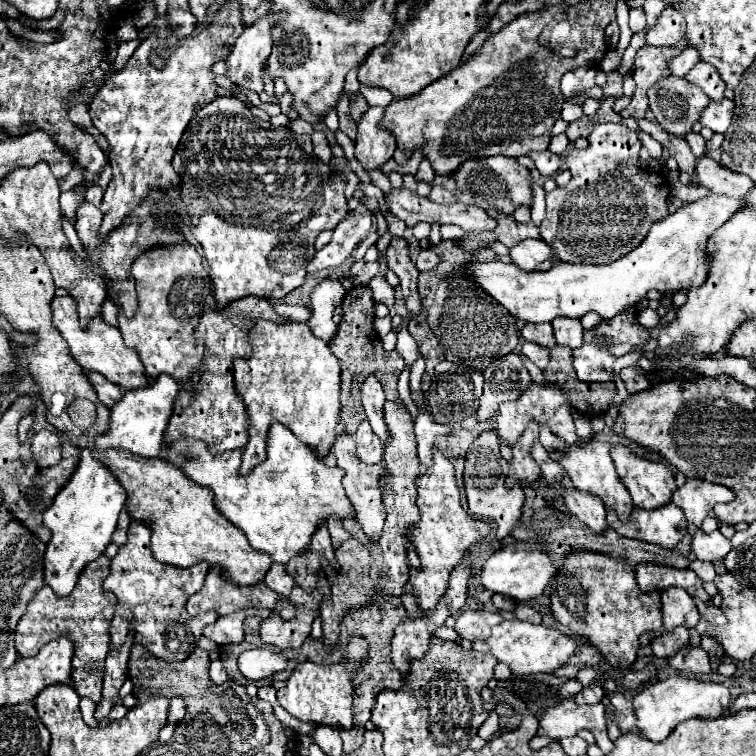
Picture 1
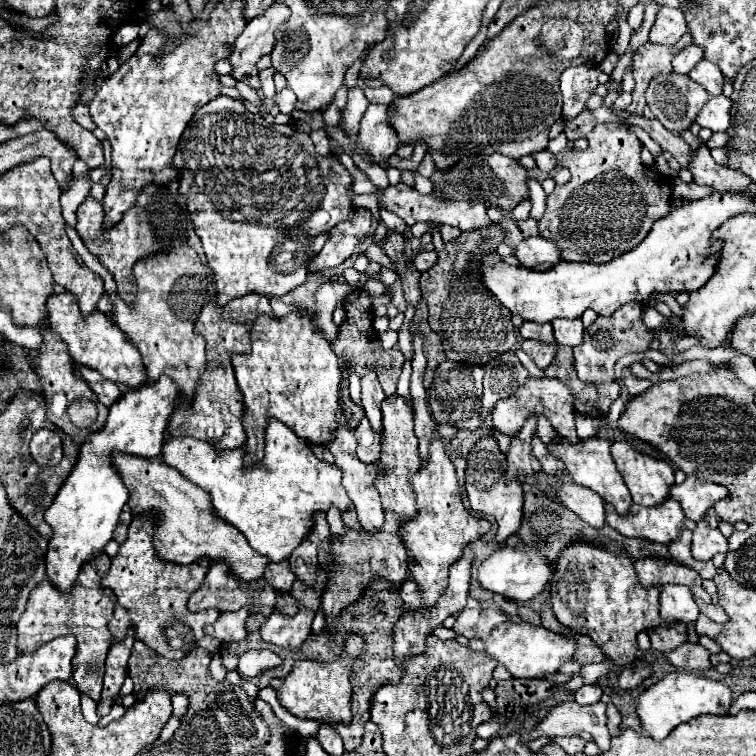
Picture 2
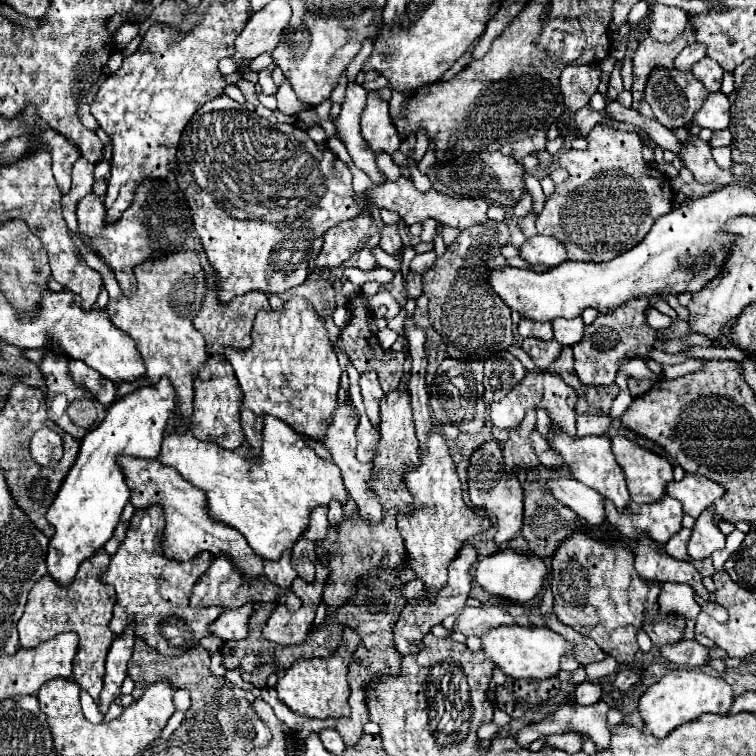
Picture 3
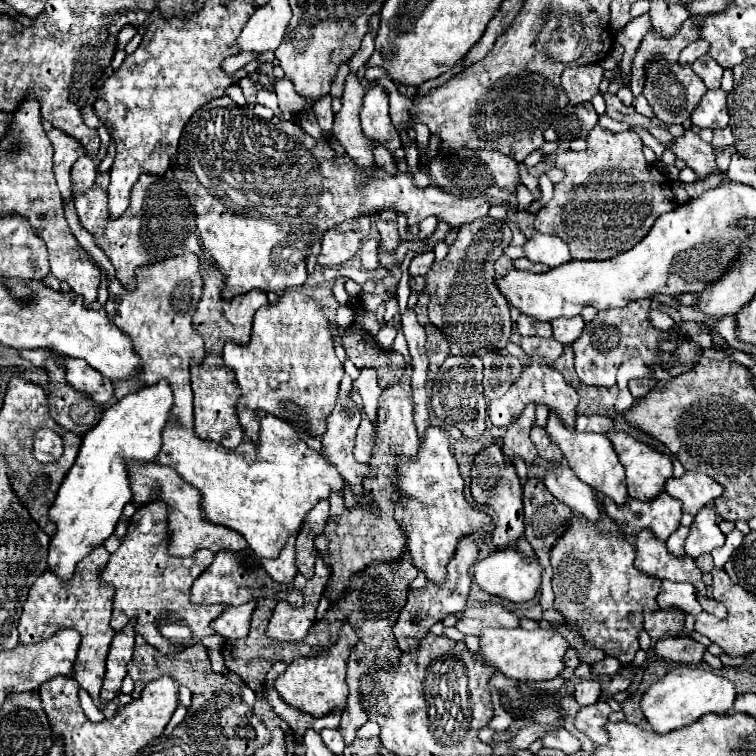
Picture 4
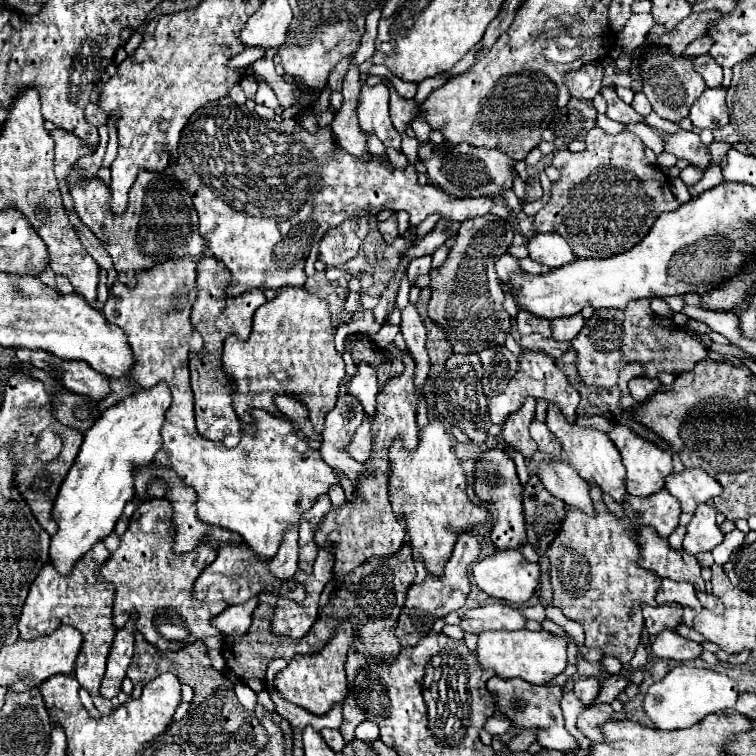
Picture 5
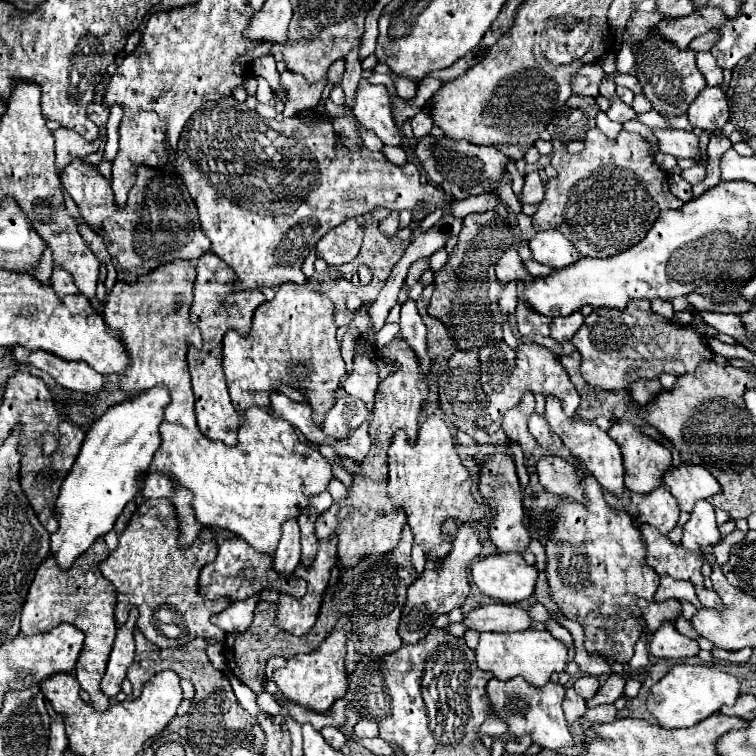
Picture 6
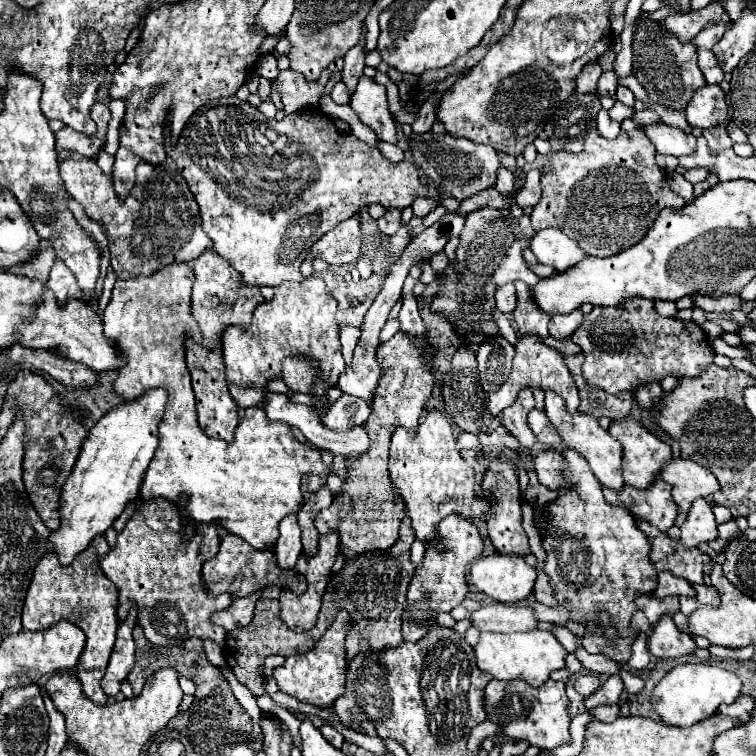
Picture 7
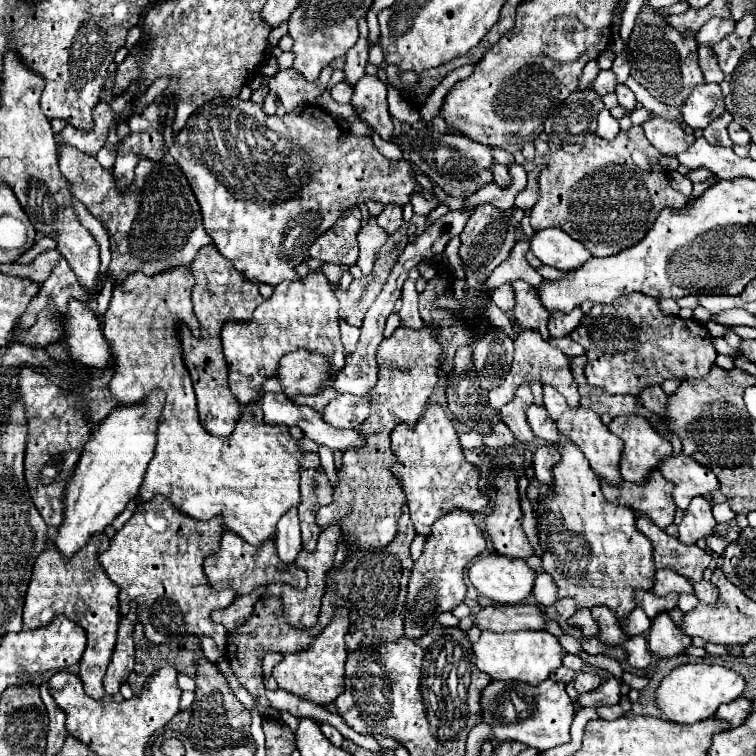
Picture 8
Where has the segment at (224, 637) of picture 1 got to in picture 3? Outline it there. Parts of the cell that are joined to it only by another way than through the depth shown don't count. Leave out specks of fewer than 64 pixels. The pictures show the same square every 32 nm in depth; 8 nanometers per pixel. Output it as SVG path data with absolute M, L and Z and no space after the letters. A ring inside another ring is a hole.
M244 604L240 608L224 610L212 624L212 634L220 636L222 640L242 640L248 636L248 620L254 610L254 604Z

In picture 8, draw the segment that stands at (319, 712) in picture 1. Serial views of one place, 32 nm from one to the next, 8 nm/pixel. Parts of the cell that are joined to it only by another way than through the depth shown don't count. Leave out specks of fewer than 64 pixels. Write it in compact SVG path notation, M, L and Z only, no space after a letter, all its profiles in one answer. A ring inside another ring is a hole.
M334 612L332 622L324 628L324 632L320 632L320 636L316 636L316 640L312 640L310 648L296 654L284 654L282 662L272 670L272 676L276 678L278 686L320 706L334 702L336 696L342 692L344 684L344 662L348 654L344 634L348 632L348 626L350 626L348 612Z

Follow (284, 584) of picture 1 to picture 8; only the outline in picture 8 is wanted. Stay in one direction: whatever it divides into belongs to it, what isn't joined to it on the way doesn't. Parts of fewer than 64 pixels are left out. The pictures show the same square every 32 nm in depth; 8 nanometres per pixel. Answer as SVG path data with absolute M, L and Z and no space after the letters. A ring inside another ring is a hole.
M290 508L276 524L276 548L278 556L284 564L292 564L296 554L300 552L300 526L298 526L298 510Z

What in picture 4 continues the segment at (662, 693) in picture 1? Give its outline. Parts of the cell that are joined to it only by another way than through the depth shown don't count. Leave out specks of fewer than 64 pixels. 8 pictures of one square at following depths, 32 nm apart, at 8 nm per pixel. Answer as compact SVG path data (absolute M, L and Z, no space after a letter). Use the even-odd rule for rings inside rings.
M676 666L672 668L662 680L654 682L648 692L642 696L642 712L648 718L654 732L670 732L682 726L694 724L704 714L726 714L736 700L736 686L726 676L714 674L704 668L690 668L690 666Z

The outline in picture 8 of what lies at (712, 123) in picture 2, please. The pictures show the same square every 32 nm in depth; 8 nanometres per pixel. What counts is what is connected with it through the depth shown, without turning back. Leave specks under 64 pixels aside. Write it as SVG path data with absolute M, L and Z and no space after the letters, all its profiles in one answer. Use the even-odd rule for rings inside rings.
M698 84L684 106L680 106L682 120L692 128L706 128L714 118L726 110L718 84Z

